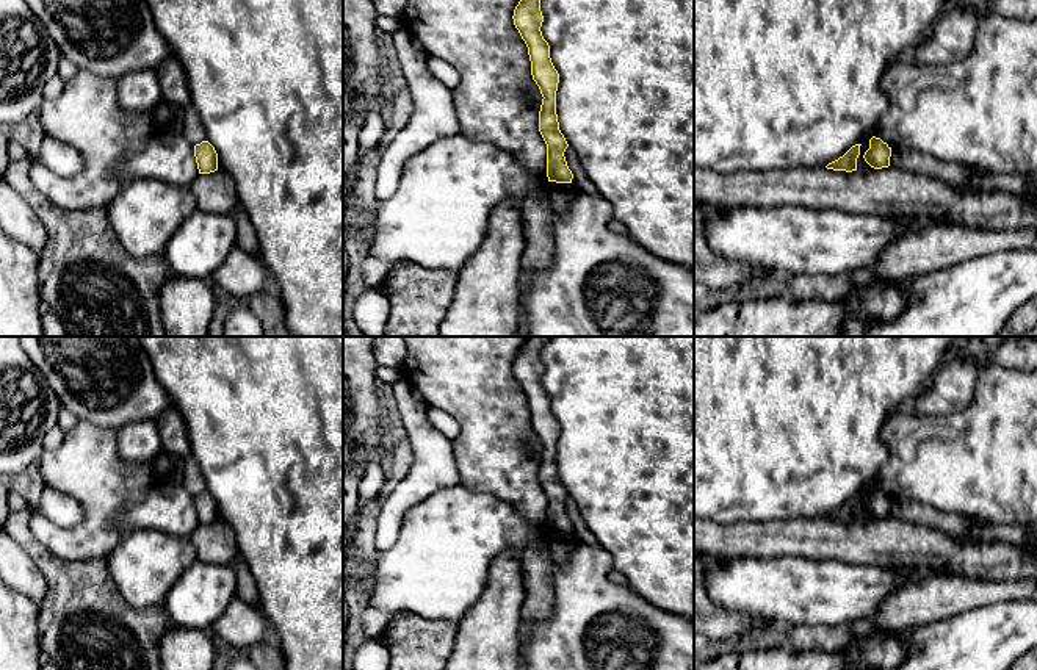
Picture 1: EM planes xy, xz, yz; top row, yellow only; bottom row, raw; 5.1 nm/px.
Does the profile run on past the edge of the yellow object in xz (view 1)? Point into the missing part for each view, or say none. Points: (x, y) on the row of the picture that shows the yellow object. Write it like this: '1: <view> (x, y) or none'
1: none

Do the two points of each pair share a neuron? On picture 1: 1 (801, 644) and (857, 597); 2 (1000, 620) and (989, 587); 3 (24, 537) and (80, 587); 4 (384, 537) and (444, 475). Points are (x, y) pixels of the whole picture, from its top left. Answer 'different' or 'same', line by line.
1: different
2: different
3: same
4: same

